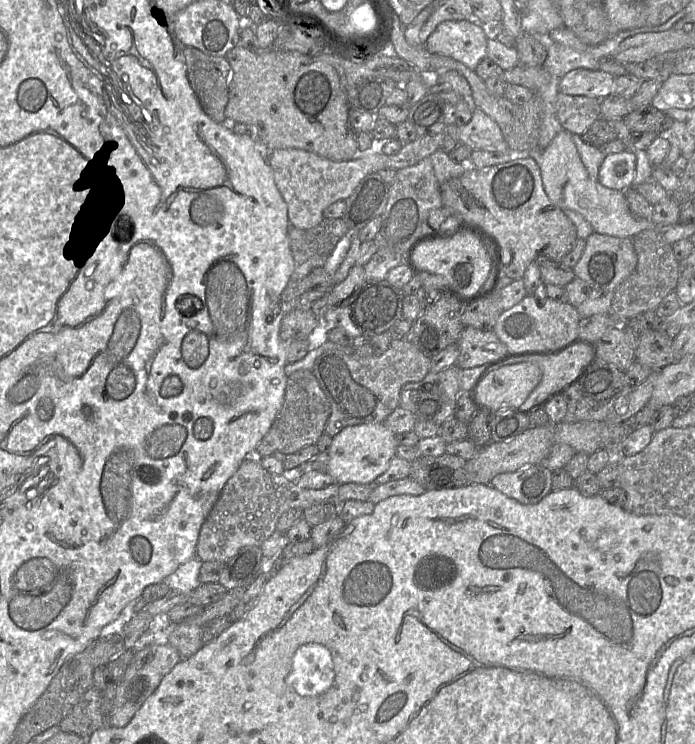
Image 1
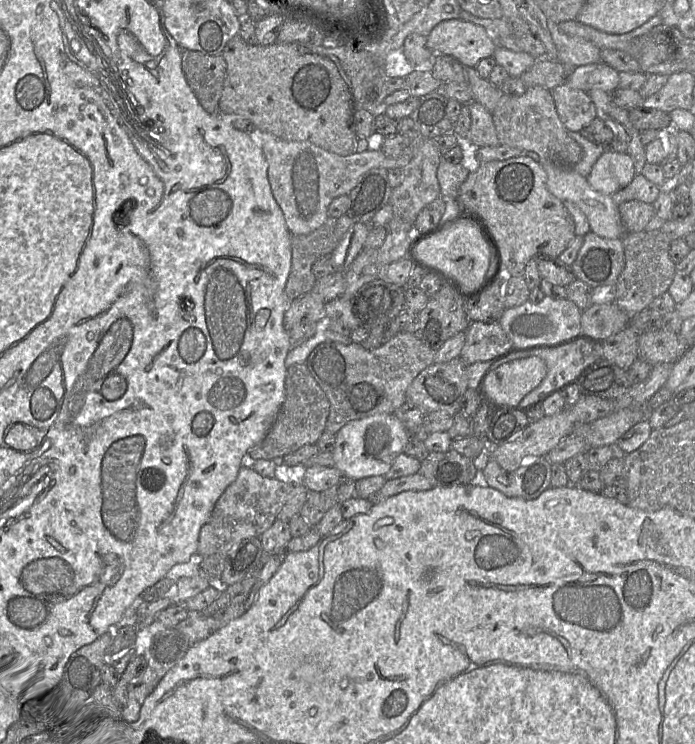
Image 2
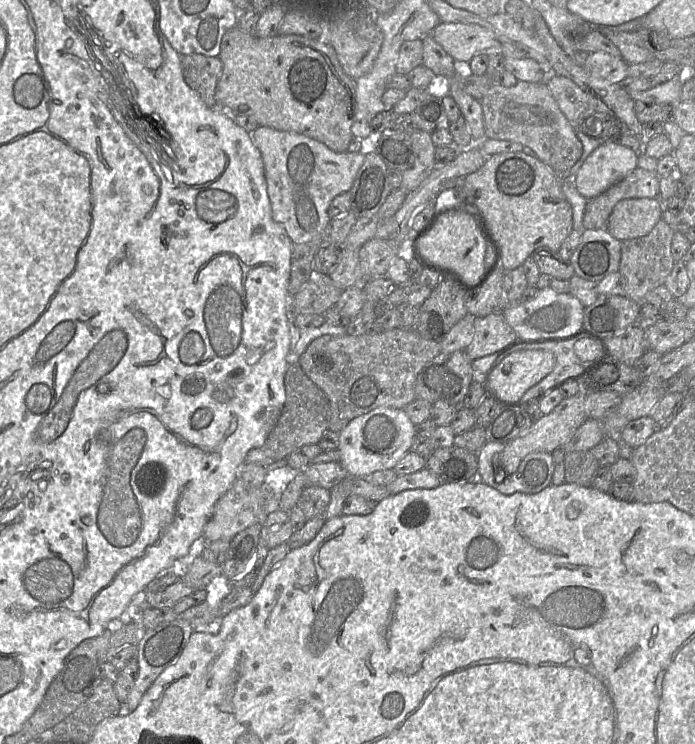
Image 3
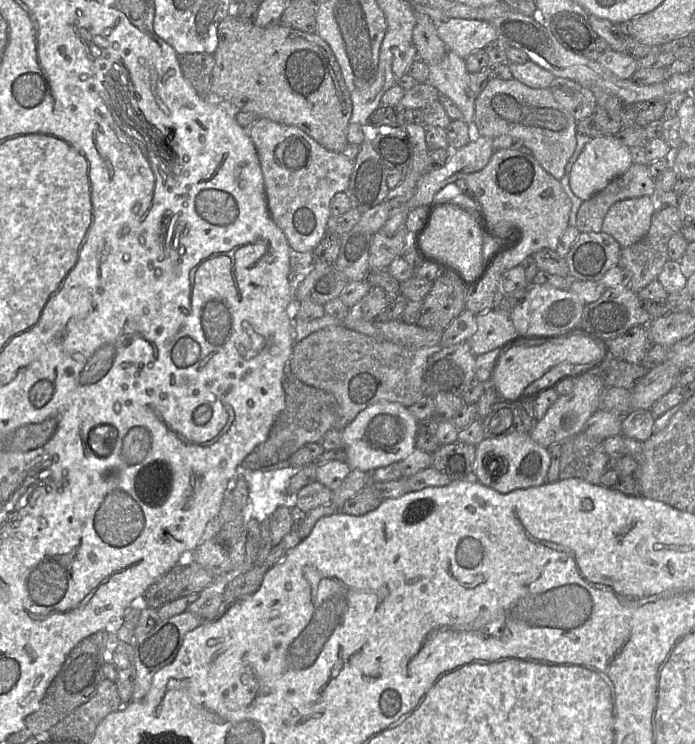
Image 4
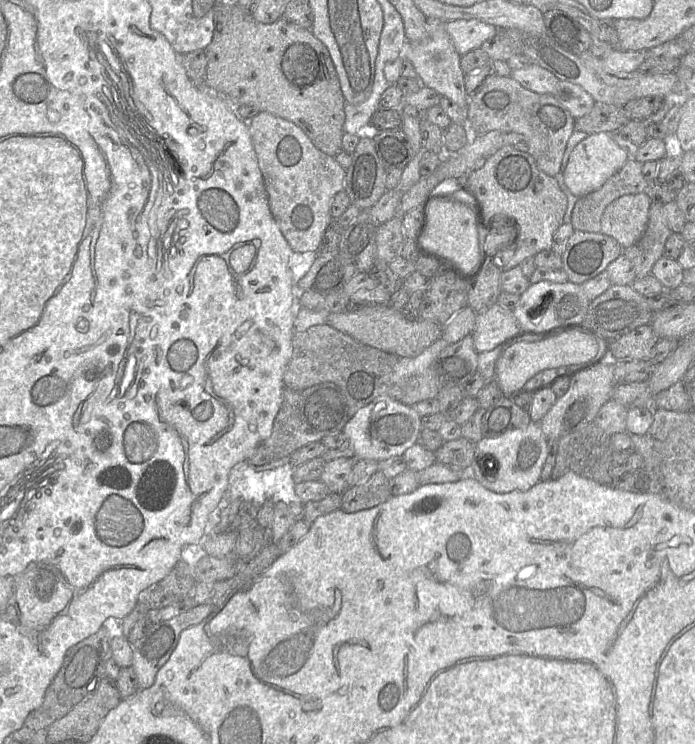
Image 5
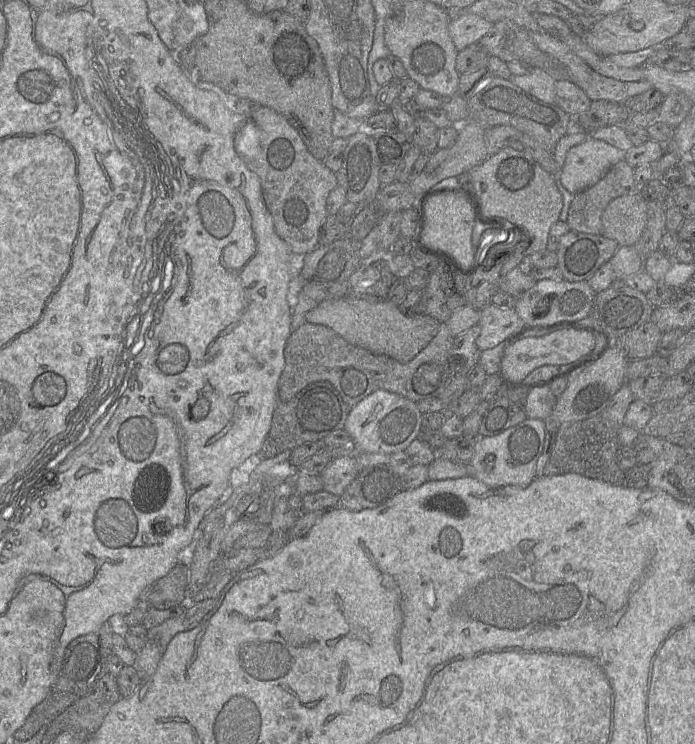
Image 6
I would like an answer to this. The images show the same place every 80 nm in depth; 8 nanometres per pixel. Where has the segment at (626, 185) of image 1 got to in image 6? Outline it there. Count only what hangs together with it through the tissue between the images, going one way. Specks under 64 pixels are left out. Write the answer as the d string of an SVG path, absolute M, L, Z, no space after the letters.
M587 136L583 142L568 151L561 169L560 180L562 185L572 194L579 193L593 186L615 163L623 159L623 153L605 141Z

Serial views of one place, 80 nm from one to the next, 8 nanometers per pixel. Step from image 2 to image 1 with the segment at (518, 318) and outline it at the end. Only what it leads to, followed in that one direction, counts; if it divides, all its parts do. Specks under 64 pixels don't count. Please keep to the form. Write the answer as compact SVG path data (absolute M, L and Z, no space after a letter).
M527 294L519 303L502 311L493 330L510 351L553 354L577 338L580 319L577 307L569 302L558 302L547 298L543 305L539 305L532 294Z

